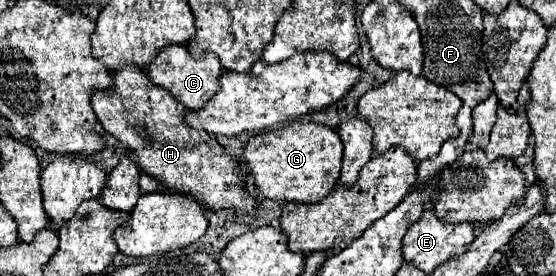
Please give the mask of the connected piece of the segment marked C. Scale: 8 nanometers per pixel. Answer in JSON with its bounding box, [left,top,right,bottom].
[148,45,222,109]

